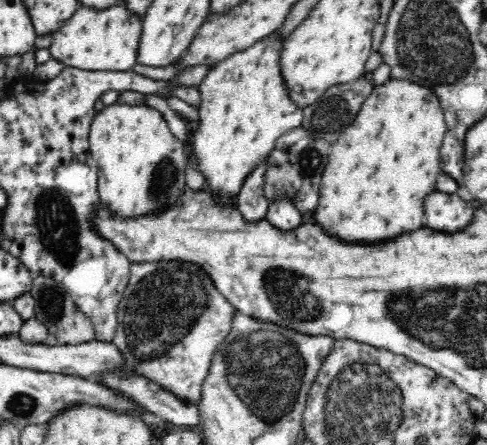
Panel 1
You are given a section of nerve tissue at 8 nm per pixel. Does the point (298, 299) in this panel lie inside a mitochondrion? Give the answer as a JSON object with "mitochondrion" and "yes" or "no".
{"mitochondrion":"yes"}

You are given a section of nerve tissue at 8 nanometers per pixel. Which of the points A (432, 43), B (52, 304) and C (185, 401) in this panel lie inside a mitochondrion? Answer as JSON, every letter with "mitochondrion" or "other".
{"A":"mitochondrion","B":"mitochondrion","C":"other"}

